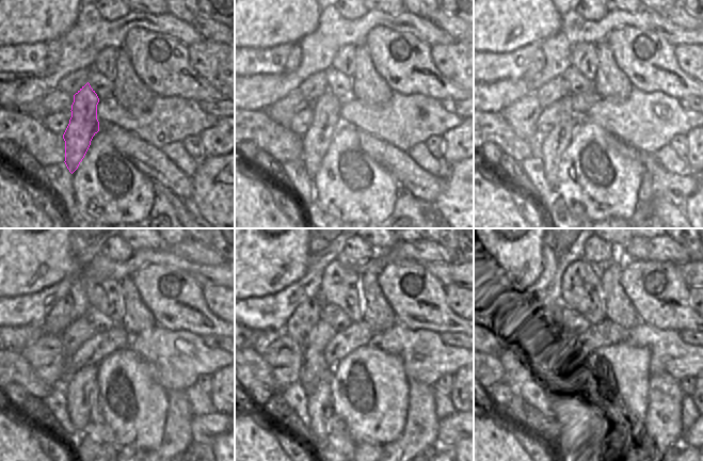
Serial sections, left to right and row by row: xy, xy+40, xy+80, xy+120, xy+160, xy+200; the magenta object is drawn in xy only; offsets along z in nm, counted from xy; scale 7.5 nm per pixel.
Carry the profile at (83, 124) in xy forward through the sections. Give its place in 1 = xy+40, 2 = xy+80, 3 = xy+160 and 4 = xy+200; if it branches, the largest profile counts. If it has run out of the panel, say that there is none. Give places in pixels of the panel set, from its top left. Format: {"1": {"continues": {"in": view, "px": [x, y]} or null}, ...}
{"1": {"continues": {"in": "xy+40", "px": [326, 121]}}, "2": {"continues": {"in": "xy+80", "px": [549, 147]}}, "3": {"continues": {"in": "xy+160", "px": [324, 424]}}, "4": {"continues": {"in": "xy+200", "px": [572, 445]}}}

